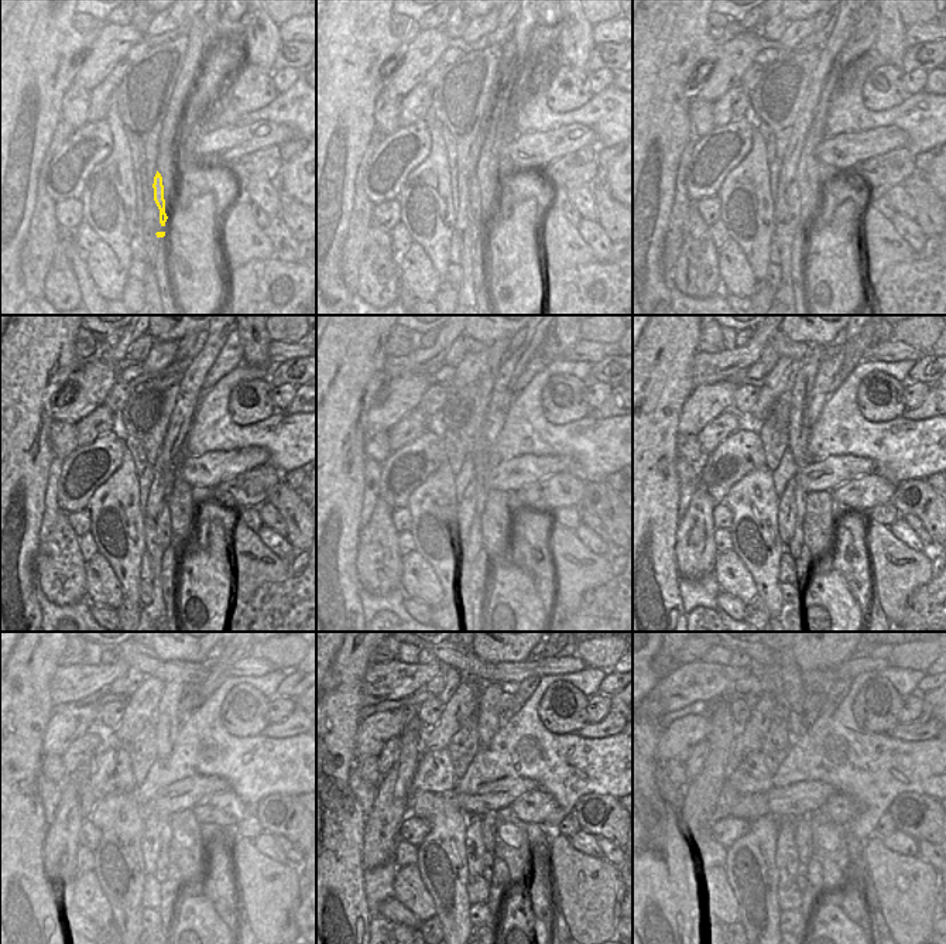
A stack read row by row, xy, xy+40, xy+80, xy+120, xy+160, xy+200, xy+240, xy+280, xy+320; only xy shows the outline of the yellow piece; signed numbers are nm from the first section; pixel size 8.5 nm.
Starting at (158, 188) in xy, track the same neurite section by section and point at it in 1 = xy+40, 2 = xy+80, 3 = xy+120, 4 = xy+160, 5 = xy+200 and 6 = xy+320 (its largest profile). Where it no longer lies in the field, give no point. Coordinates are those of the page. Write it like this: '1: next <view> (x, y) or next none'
1: next xy+40 (475, 187)
2: next xy+80 (792, 191)
3: next xy+120 (163, 517)
4: next xy+160 (477, 529)
5: next xy+200 (797, 541)
6: next xy+320 (802, 878)

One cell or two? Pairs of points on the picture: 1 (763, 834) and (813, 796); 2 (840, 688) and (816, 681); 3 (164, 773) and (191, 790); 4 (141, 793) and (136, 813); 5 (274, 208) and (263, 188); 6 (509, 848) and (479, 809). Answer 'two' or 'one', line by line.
1: two
2: two
3: two
4: two
5: one
6: two

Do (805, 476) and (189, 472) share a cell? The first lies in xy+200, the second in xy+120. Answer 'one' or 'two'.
one

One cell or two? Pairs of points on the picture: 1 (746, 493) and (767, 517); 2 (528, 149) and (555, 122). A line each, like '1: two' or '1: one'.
1: one
2: two

